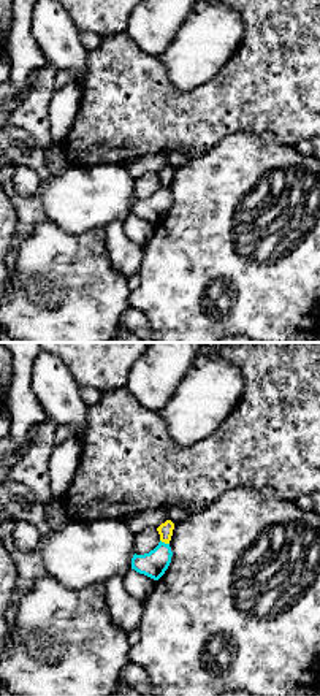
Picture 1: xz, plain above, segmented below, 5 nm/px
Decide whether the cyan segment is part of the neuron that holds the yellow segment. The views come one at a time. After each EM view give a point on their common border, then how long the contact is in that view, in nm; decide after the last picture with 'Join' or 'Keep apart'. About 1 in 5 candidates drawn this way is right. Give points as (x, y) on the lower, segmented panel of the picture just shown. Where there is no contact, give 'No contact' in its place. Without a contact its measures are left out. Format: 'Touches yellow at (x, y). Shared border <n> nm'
Touches yellow at (165, 543). Shared border 50 nm

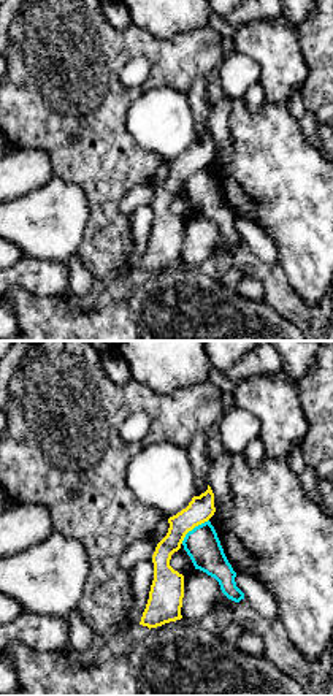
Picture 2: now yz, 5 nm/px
Touches yellow at (192, 528). Shared border 190 nm

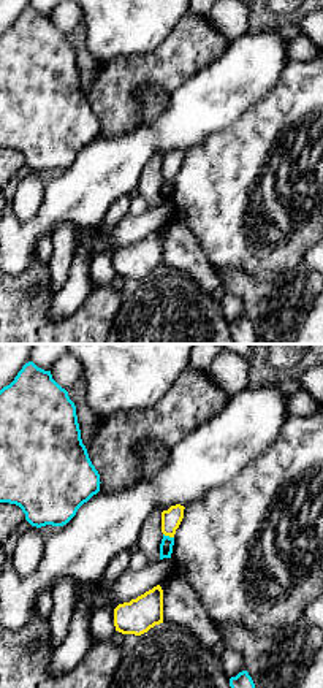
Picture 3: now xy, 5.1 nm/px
Touches yellow at (168, 535). Shared border 60 nm

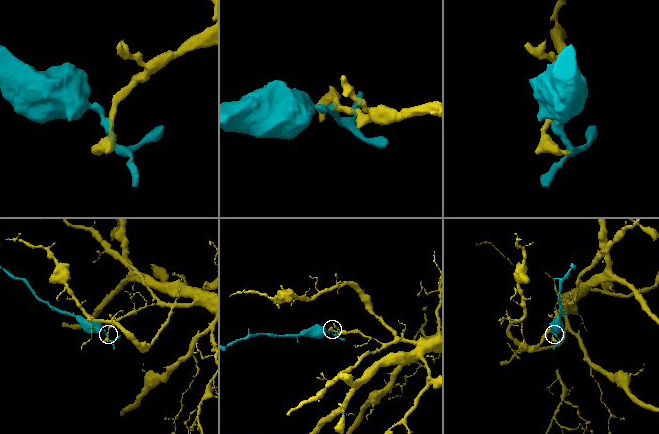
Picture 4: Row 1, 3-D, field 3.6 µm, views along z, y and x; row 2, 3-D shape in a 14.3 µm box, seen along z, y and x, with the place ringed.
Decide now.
Keep apart

